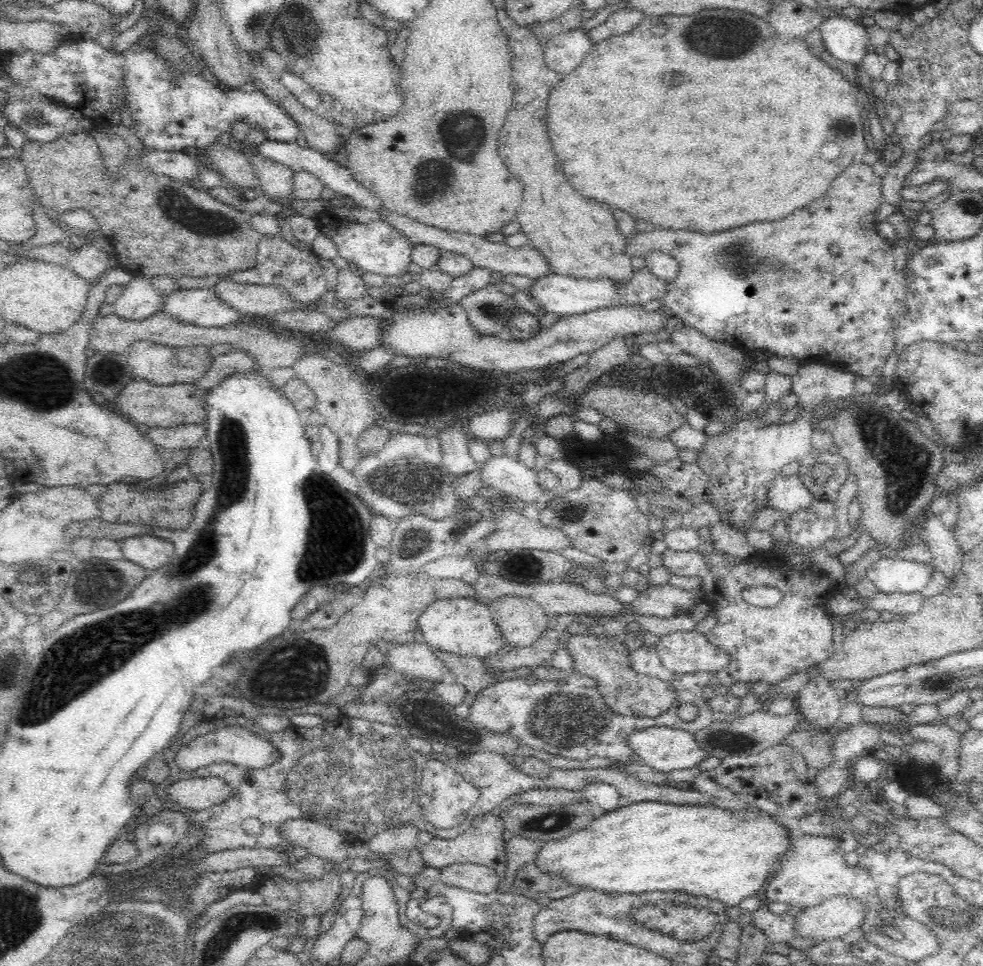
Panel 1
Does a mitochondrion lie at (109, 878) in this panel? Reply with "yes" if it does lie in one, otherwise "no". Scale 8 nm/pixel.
no

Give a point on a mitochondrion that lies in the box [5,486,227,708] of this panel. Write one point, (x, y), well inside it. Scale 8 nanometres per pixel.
(105, 586)

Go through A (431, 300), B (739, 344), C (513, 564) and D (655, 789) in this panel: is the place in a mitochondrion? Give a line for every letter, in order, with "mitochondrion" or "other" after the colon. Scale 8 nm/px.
A: other
B: other
C: mitochondrion
D: other

